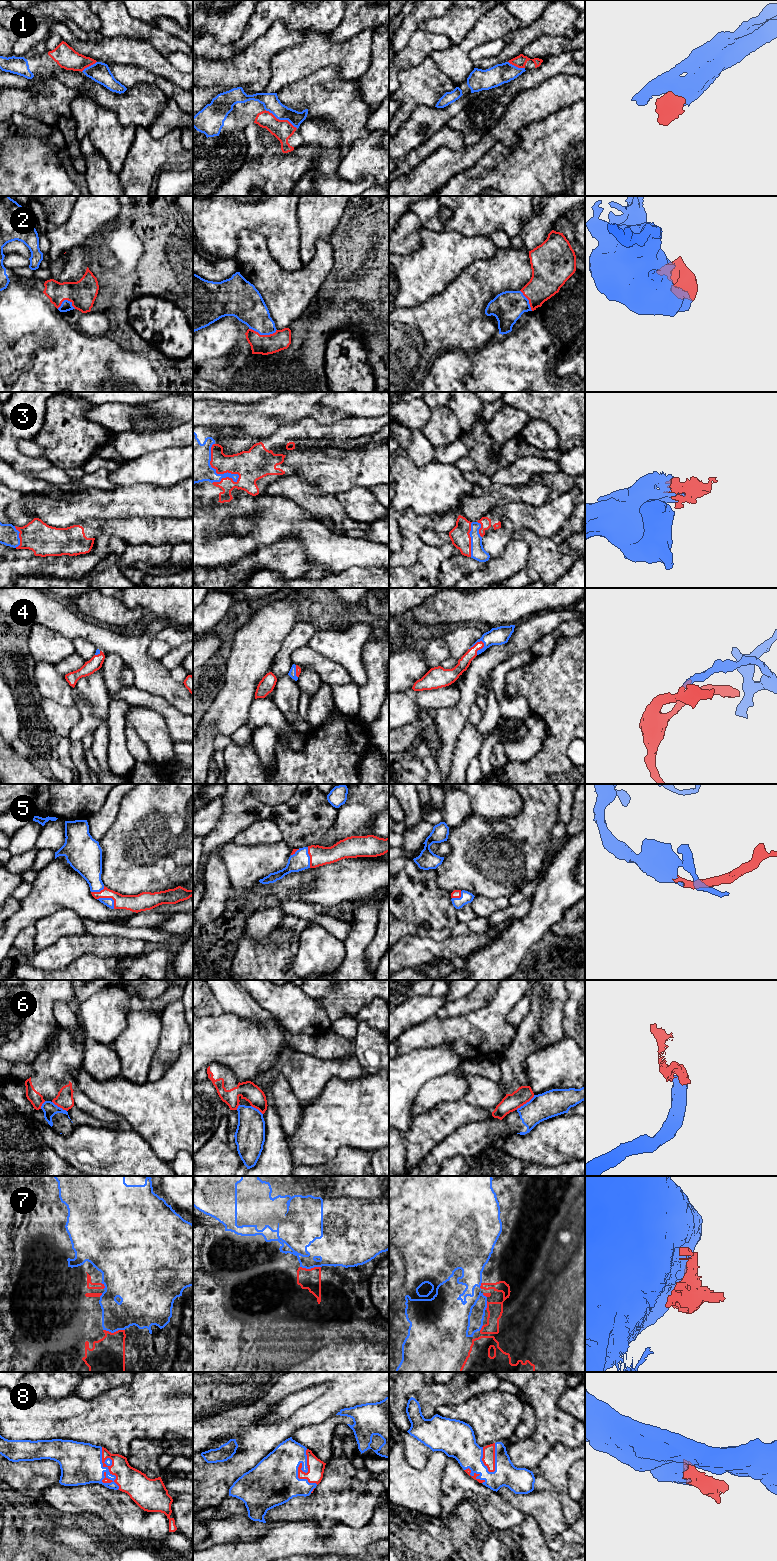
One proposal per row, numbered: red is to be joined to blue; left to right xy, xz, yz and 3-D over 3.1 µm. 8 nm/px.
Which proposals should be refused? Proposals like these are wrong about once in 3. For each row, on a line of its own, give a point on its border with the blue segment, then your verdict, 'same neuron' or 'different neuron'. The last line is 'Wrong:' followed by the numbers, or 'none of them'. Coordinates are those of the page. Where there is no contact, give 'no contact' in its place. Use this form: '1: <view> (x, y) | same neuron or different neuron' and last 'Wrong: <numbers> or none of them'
1: xz (281, 119) | same neuron
2: xz (263, 334) | same neuron
3: xz (215, 472) | same neuron
4: yz (476, 642) | same neuron
5: xy (109, 898) | same neuron
6: yz (526, 1103) | different neuron
7: xy (114, 1331) | different neuron
8: xy (108, 1469) | same neuron
Wrong: 6, 7

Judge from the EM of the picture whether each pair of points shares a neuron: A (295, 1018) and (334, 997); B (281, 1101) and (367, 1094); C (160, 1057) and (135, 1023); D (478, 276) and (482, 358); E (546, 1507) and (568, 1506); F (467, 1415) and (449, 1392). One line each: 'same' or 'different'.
A: different
B: different
C: different
D: different
E: different
F: different

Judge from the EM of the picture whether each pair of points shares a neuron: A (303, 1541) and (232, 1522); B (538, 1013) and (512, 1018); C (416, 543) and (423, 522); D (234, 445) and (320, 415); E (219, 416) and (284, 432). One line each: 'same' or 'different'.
A: different
B: different
C: same
D: same
E: different

